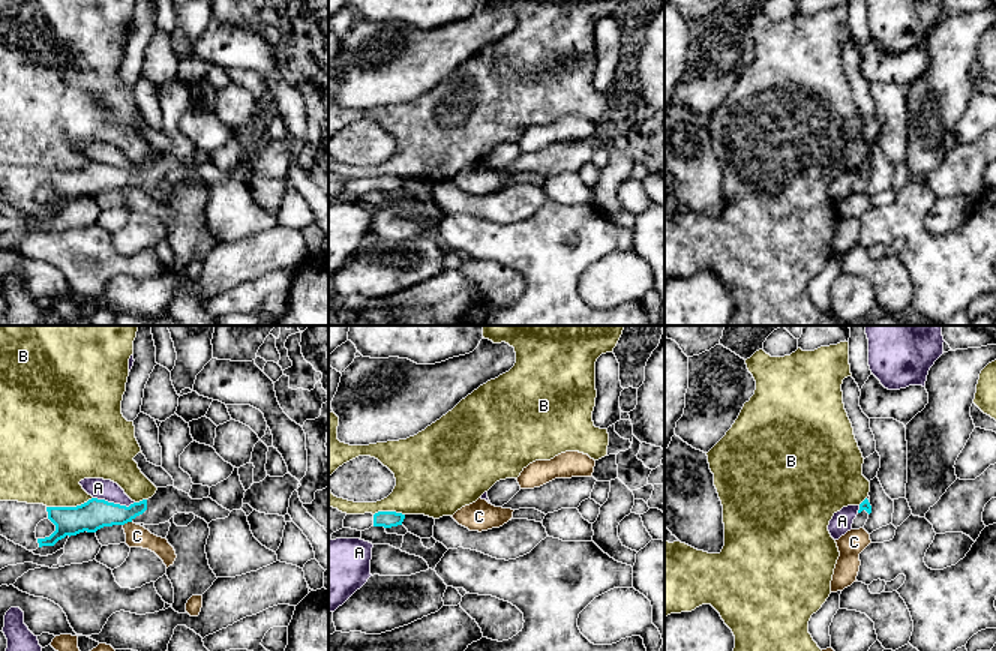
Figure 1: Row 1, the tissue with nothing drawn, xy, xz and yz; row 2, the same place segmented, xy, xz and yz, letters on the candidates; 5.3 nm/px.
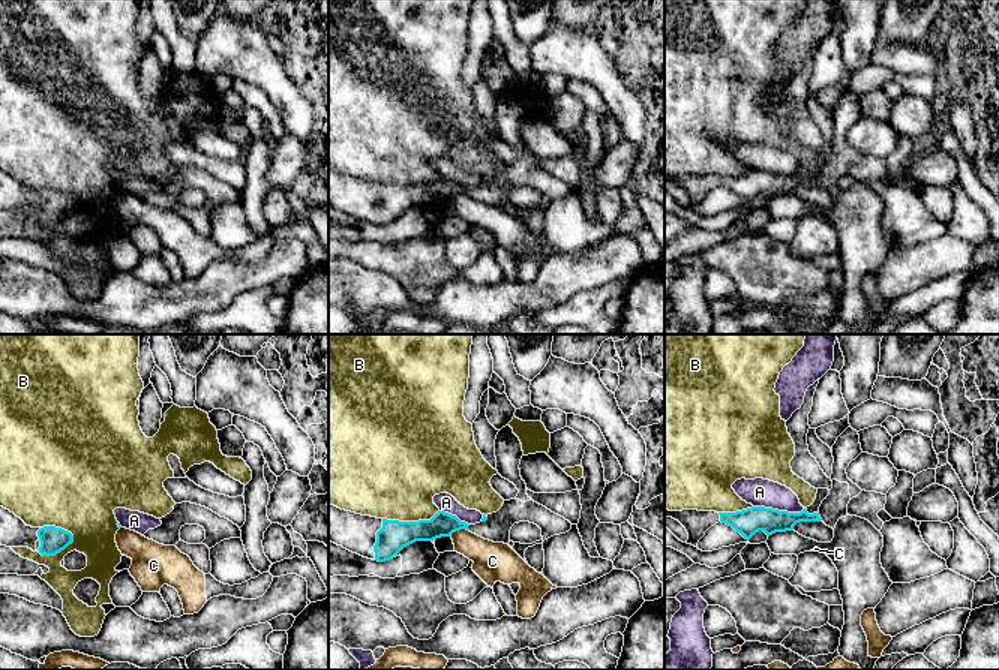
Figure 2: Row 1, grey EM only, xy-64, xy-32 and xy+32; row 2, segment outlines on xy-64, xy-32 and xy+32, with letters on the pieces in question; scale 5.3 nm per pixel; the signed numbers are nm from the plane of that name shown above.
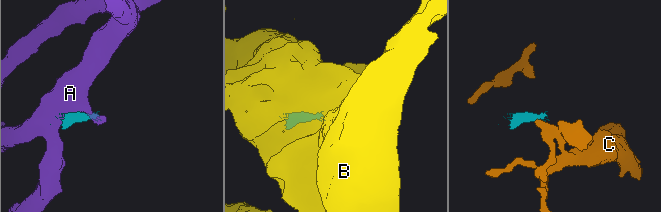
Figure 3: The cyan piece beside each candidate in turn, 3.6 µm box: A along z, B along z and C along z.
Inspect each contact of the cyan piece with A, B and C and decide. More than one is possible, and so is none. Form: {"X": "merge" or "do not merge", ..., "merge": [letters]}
{"A": "do not merge", "B": "do not merge", "C": "do not merge", "merge": []}

